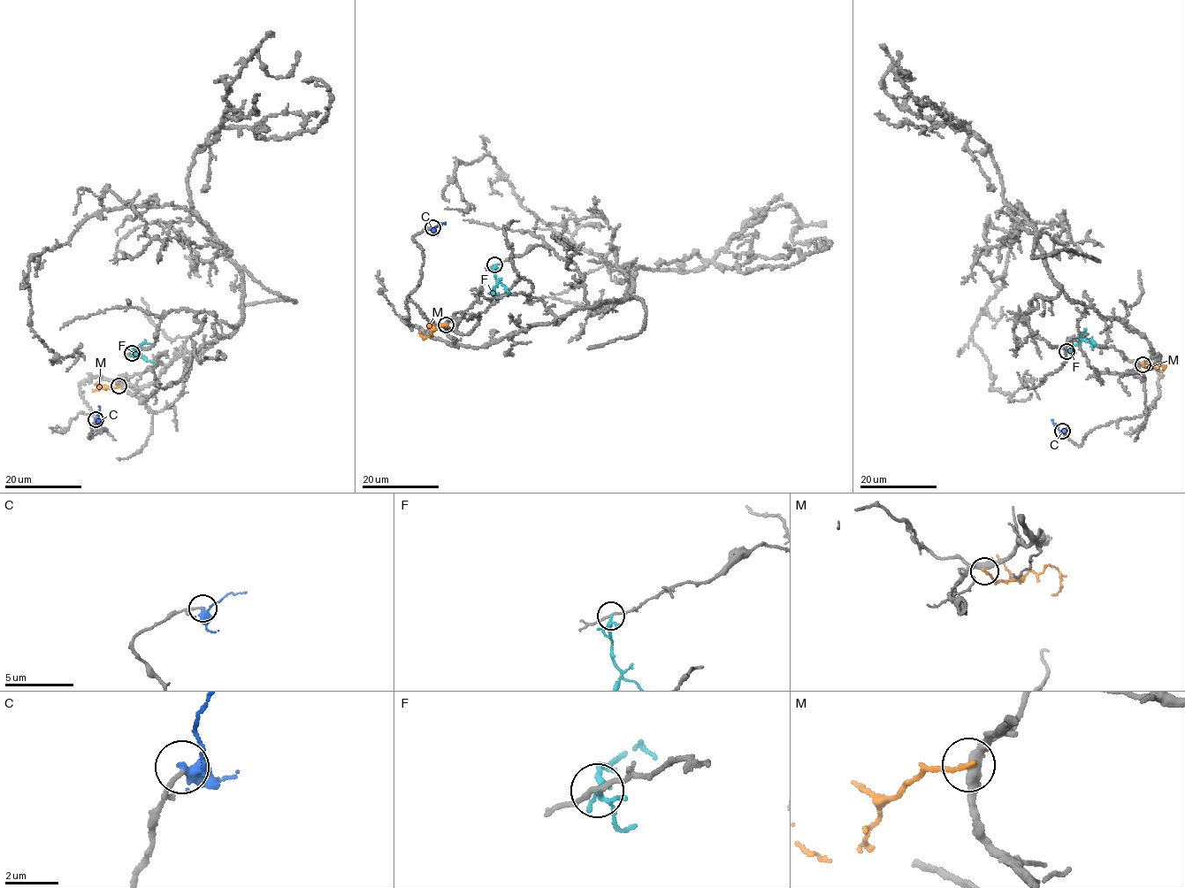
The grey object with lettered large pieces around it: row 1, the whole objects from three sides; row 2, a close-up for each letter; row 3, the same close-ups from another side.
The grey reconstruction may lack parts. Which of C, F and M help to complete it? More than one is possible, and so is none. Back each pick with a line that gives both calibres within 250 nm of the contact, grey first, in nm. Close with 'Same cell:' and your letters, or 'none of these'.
Same cell: none of these

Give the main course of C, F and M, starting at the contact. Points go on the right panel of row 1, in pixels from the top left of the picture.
C: (1061, 432), (1051, 419)
F: (1067, 351), (1085, 339), (1092, 340), (1092, 347)
M: (1142, 364), (1146, 368), (1162, 363), (1164, 368), (1160, 371)

